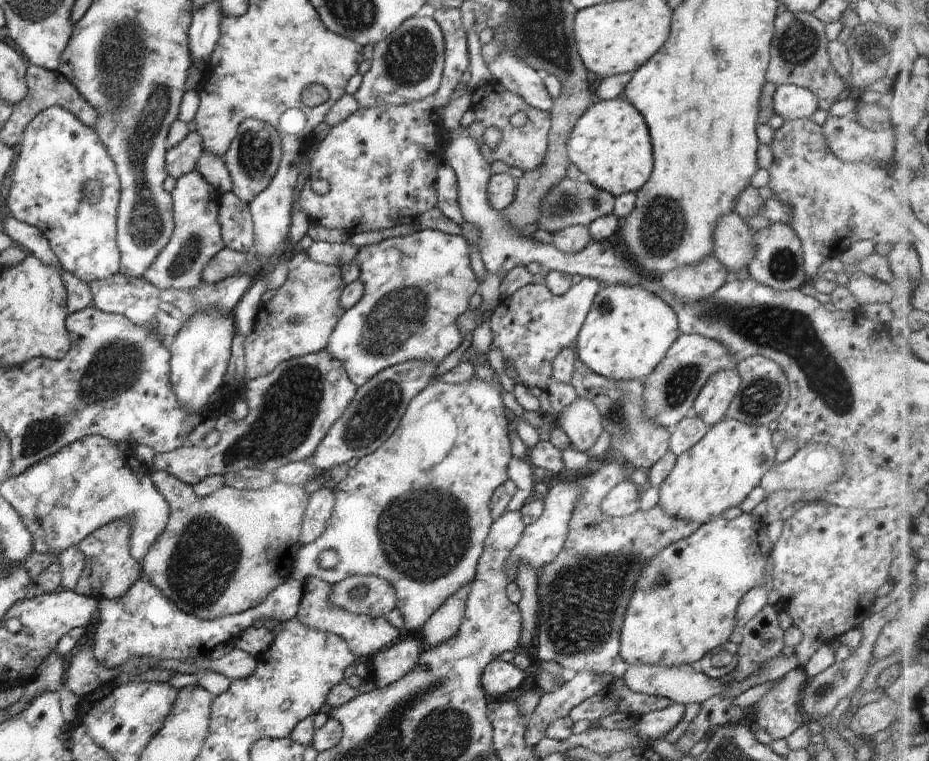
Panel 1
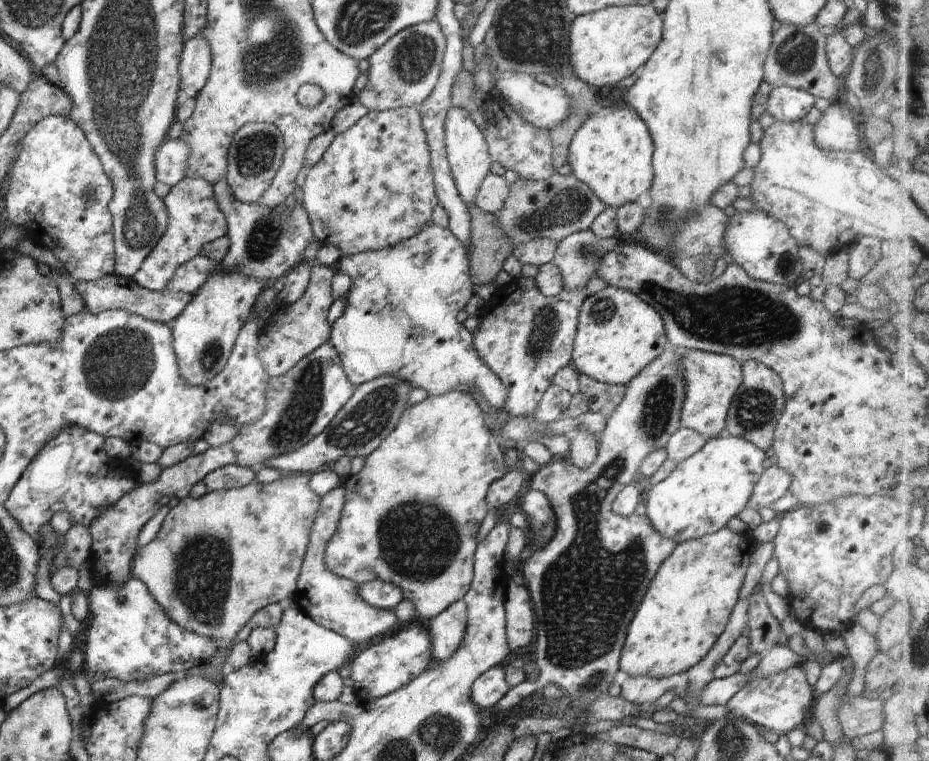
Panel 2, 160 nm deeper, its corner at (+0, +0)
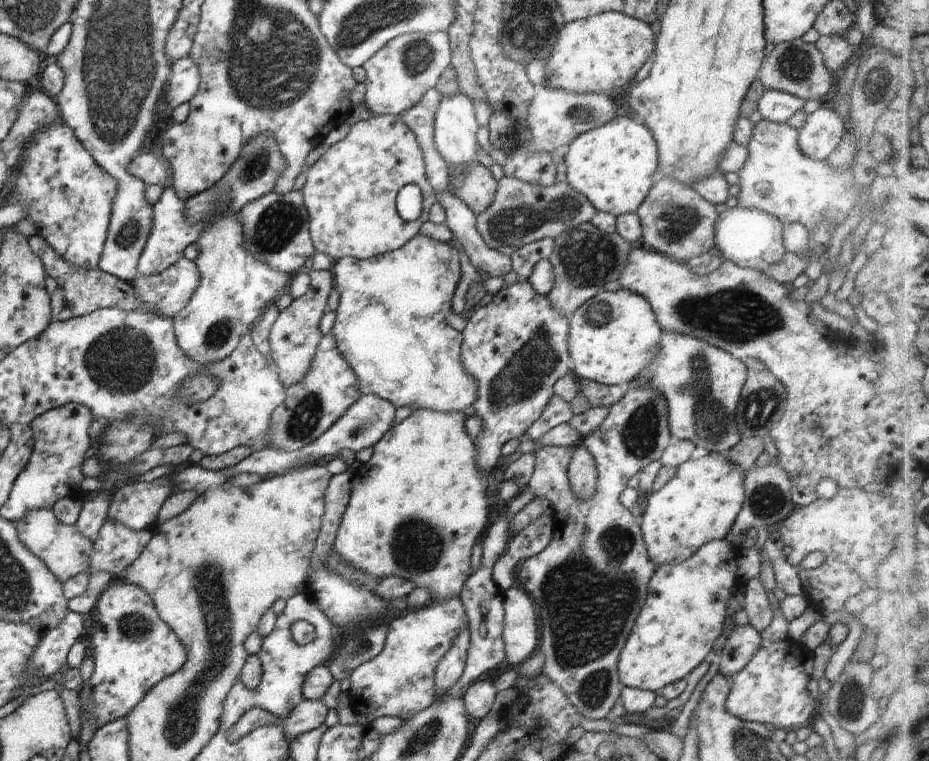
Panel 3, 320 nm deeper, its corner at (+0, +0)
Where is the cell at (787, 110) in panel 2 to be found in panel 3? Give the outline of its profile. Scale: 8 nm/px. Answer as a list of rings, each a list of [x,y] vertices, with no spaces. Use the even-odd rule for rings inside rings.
[[[766,91],[758,101],[757,110],[763,119],[784,124],[792,114],[802,110],[805,103],[800,96],[795,97],[780,91]]]

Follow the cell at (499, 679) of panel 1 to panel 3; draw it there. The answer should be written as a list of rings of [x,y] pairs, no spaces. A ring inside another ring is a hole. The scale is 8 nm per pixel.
[[[491,679],[470,683],[463,694],[466,714],[482,720],[492,710],[497,692]]]

